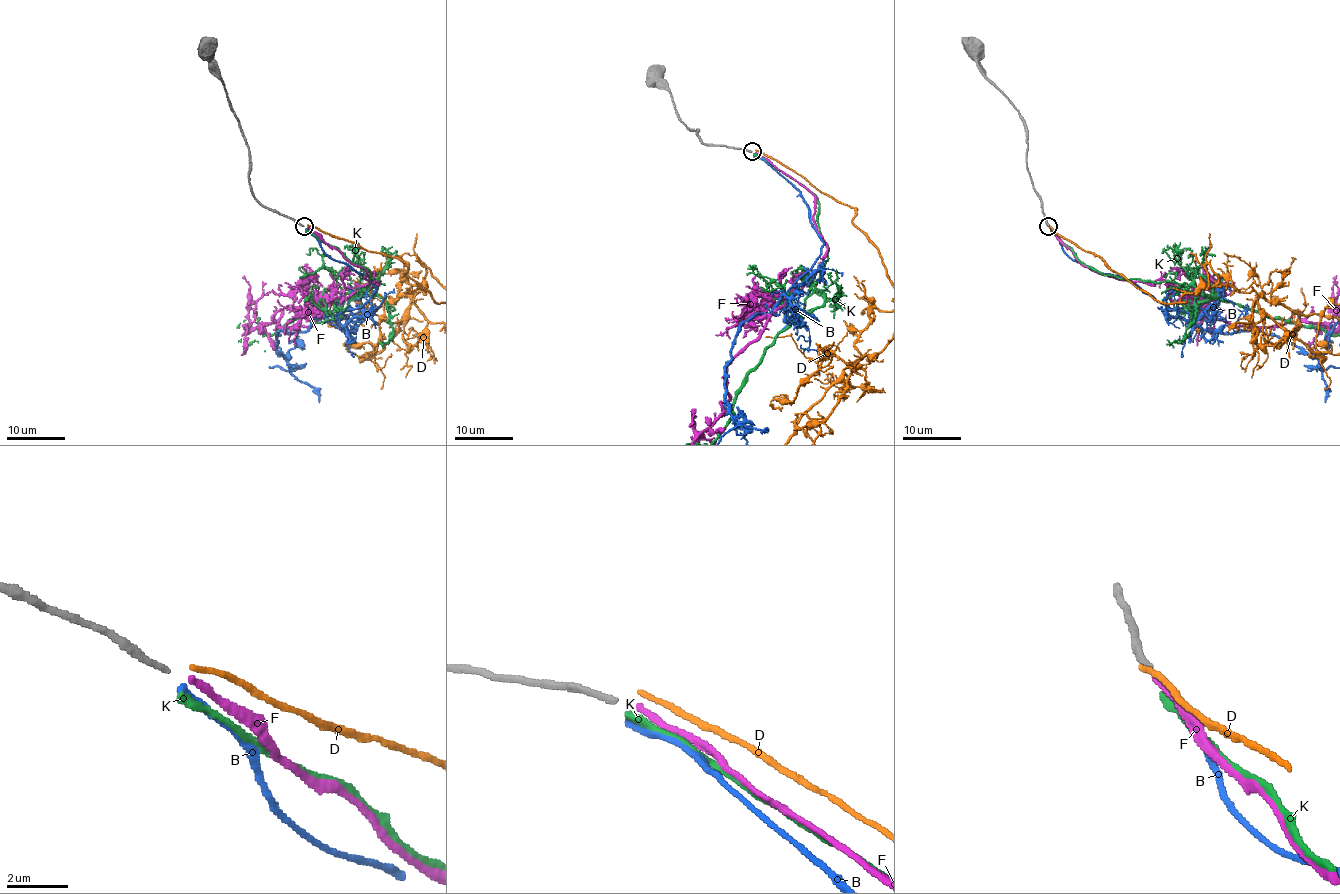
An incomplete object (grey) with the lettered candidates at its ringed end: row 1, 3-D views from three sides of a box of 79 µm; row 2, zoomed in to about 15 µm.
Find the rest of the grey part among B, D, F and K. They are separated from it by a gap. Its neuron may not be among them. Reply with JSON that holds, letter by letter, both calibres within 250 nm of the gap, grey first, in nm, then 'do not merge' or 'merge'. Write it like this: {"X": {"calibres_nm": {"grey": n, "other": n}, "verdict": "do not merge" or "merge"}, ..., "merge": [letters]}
{"B": {"calibres_nm": {"grey": 200, "other": 280}, "verdict": "do not merge"}, "D": {"calibres_nm": {"grey": 200, "other": 150}, "verdict": "do not merge"}, "F": {"calibres_nm": {"grey": 200, "other": 220}, "verdict": "merge"}, "K": {"calibres_nm": {"grey": 200, "other": 280}, "verdict": "do not merge"}, "merge": ["F"]}

